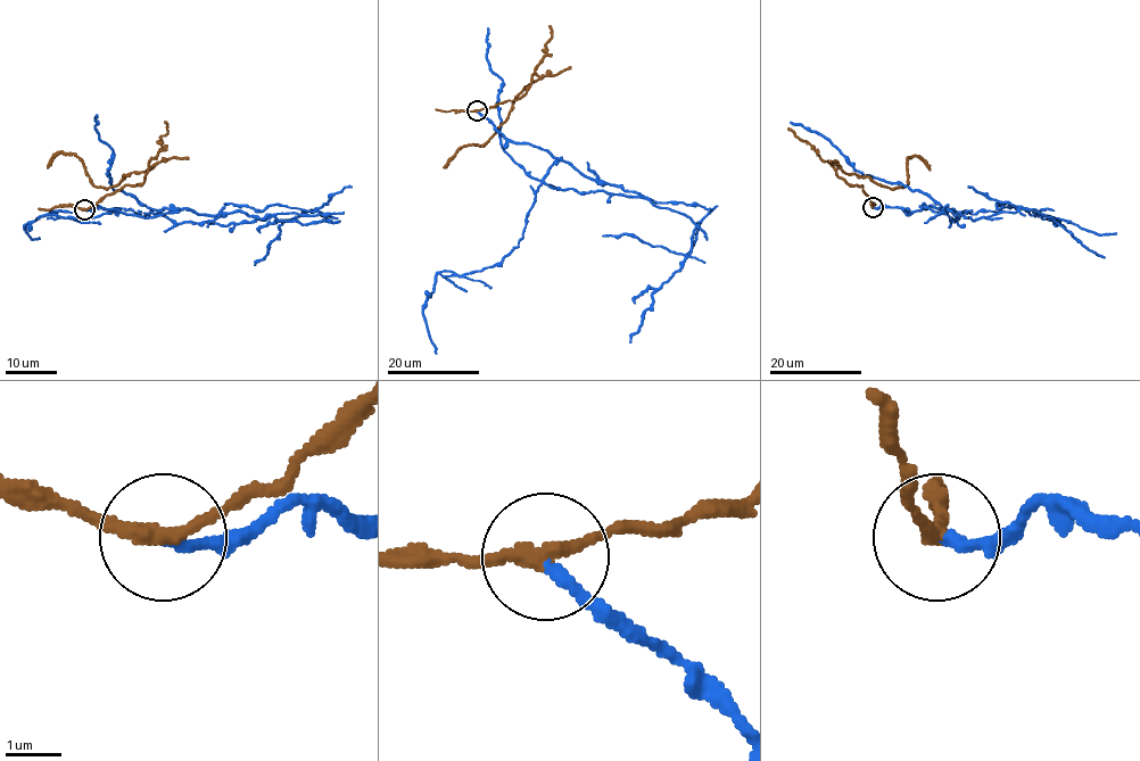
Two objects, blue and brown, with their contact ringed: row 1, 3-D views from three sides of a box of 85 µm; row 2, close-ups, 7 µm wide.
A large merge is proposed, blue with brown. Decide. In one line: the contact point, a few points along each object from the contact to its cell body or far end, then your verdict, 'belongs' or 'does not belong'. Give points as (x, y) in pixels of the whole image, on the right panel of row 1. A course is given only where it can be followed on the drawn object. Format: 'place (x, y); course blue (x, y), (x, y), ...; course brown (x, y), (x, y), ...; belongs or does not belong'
place (873, 207); course blue (873, 207), (900, 207), (908, 215), (923, 207), (948, 209), (974, 221), (1037, 209), (1104, 257); course brown (873, 207), (861, 185), (840, 178), (840, 167), (894, 189), (907, 184), (908, 157), (916, 155), (931, 171); does not belong

